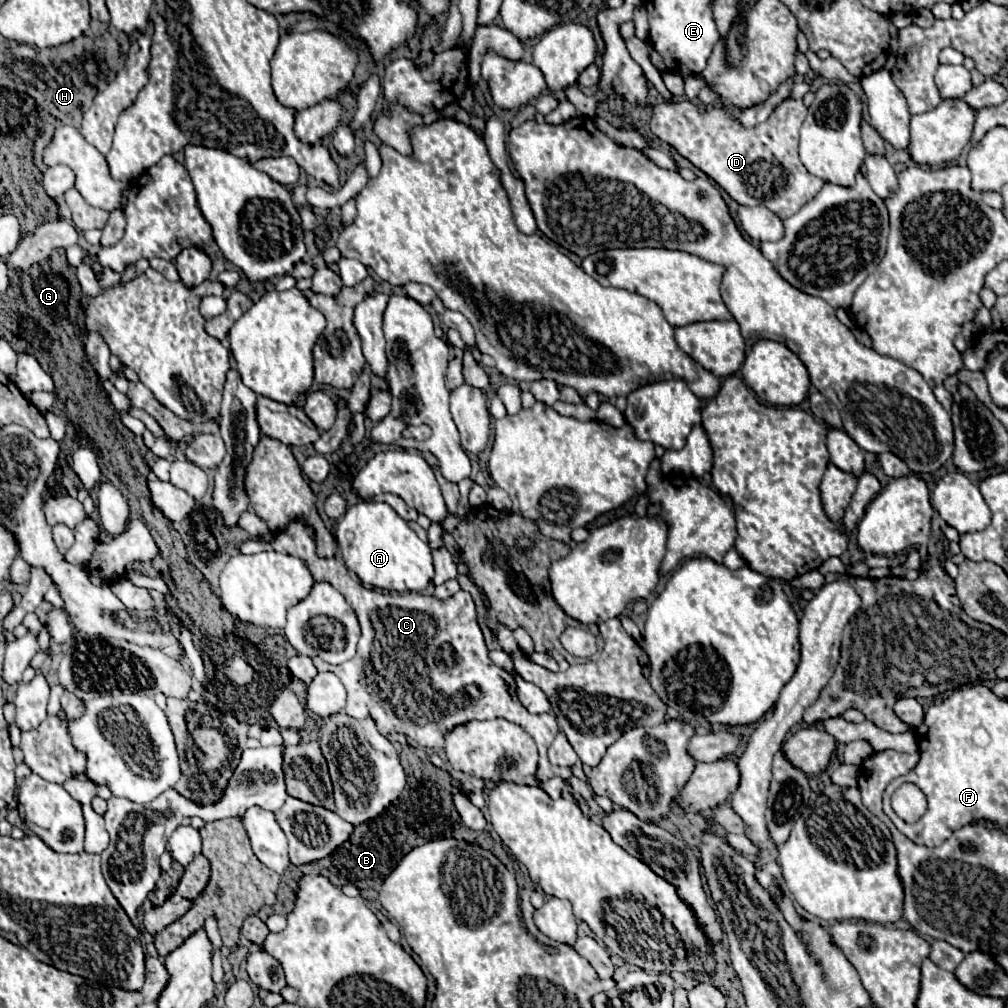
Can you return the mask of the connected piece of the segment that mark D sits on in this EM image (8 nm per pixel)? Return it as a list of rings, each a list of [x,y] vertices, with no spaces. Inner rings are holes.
[[[789,98],[773,114],[753,126],[743,126],[725,108],[699,108],[691,100],[663,100],[653,108],[651,132],[673,146],[693,166],[713,178],[741,206],[767,206],[781,220],[799,212],[821,188],[823,180],[805,172],[799,160],[799,128],[807,116],[803,100]]]

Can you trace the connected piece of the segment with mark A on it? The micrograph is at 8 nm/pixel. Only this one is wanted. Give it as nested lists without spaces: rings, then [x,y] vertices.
[[[359,502],[351,506],[339,520],[335,530],[337,544],[341,546],[343,560],[363,584],[383,590],[423,590],[433,578],[431,550],[391,506],[383,502]]]

